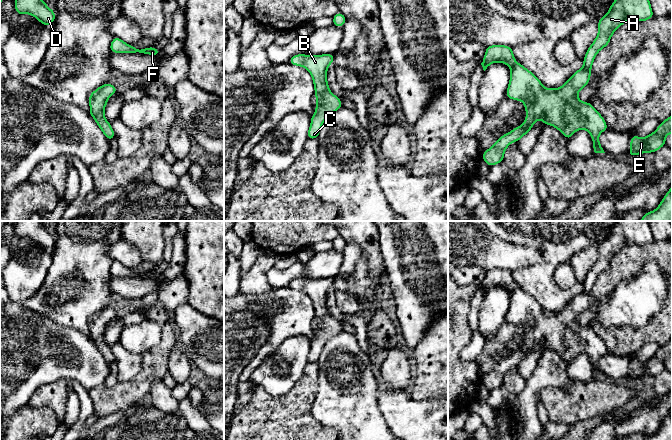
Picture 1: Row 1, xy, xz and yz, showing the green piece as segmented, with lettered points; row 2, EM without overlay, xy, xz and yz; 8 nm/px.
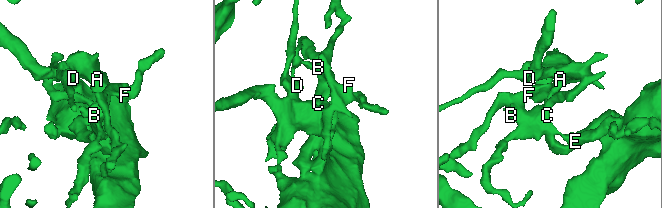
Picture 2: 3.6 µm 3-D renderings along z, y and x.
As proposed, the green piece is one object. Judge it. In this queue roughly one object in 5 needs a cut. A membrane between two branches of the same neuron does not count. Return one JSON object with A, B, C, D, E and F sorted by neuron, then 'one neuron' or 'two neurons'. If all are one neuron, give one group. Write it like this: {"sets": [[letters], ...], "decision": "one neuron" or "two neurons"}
{"sets": [["A", "B", "C", "D", "E", "F"]], "decision": "one neuron"}

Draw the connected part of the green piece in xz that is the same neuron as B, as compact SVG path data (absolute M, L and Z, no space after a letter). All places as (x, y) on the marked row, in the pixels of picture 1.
M296 54L288 62L306 68L312 76L317 106L311 116L307 137L317 139L326 118L342 107L341 98L331 93L327 82L327 69L334 62L334 54Z

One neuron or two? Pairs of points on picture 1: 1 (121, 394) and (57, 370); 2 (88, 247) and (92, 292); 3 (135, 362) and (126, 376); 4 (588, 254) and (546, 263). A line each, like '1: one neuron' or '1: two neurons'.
1: two neurons
2: one neuron
3: one neuron
4: two neurons

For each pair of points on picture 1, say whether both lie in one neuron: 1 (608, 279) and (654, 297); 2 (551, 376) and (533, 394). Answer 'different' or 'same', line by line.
1: different
2: same

